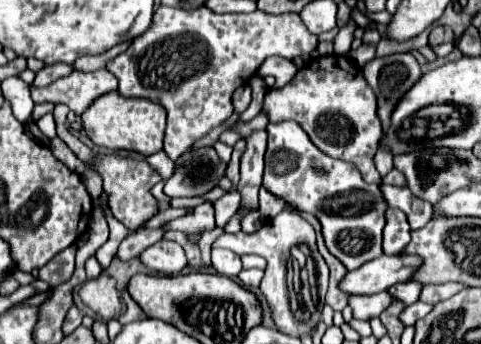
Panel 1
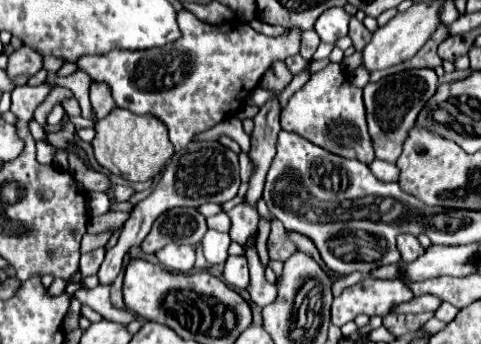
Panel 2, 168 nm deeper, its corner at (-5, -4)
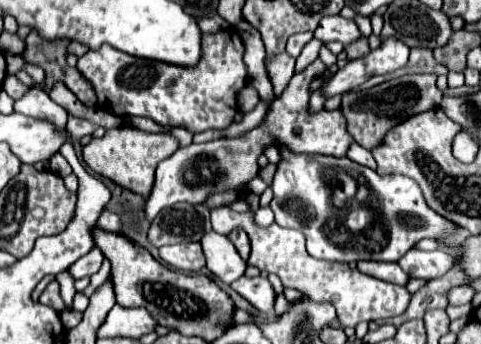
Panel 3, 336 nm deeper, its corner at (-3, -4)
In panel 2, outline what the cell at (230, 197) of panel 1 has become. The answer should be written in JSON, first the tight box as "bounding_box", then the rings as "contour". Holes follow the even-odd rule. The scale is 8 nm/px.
{"bounding_box":[202,229,230,263],"contour":[[[208,229],[202,239],[202,249],[204,249],[204,257],[210,263],[226,263],[228,259],[228,247],[230,247],[229,233],[216,232],[216,230]]]}

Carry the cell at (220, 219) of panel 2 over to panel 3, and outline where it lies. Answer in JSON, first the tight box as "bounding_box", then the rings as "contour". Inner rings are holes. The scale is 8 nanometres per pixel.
{"bounding_box":[212,207,410,327],"contour":[[[228,207],[212,209],[212,229],[216,233],[228,235],[234,227],[244,227],[246,233],[250,235],[252,243],[250,265],[256,265],[258,269],[268,273],[276,273],[282,279],[284,287],[294,287],[298,291],[308,293],[316,301],[332,303],[338,315],[338,323],[342,327],[356,327],[360,321],[396,317],[404,313],[410,303],[410,293],[406,287],[368,277],[358,269],[350,271],[346,263],[330,263],[310,257],[306,253],[302,233],[294,229],[284,229],[278,223],[272,223],[270,227],[256,227],[254,217],[250,213],[236,213],[230,211]]]}

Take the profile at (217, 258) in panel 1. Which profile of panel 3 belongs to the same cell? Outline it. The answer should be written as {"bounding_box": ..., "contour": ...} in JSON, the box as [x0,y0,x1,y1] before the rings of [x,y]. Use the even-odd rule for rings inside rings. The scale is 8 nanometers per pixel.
{"bounding_box":[232,275,274,313],"contour":[[[242,275],[240,279],[236,279],[232,283],[232,289],[236,293],[240,293],[246,301],[250,301],[258,311],[262,313],[268,313],[272,311],[272,305],[274,305],[274,289],[270,285],[270,281],[266,277],[246,277]]]}

